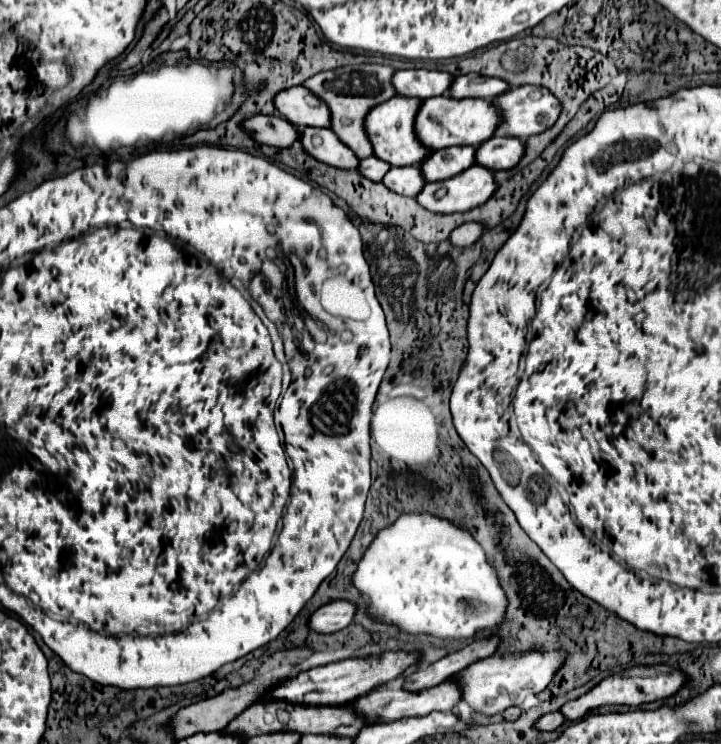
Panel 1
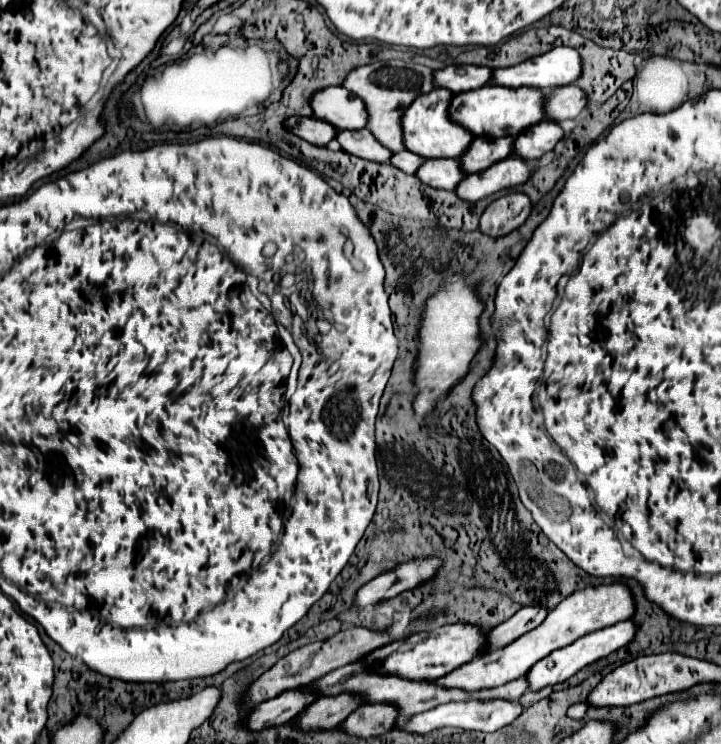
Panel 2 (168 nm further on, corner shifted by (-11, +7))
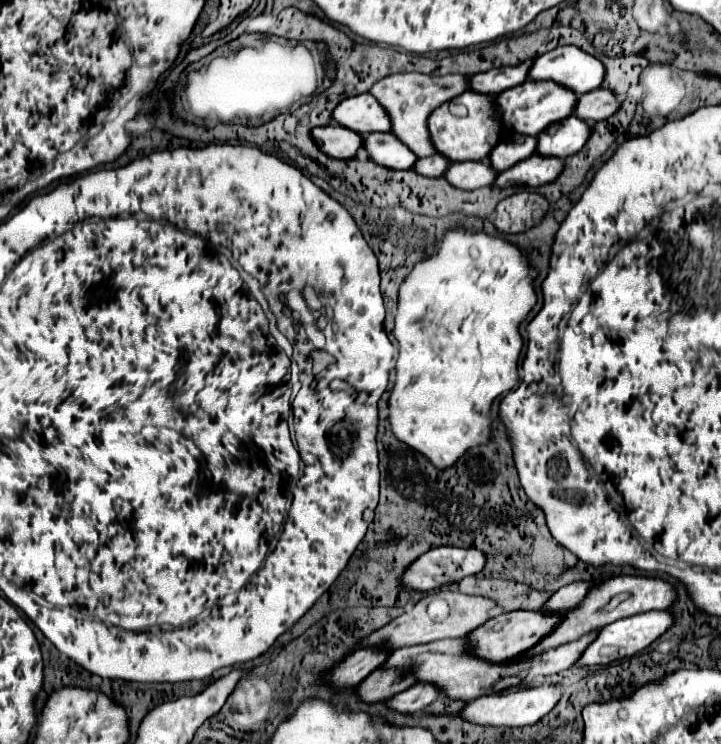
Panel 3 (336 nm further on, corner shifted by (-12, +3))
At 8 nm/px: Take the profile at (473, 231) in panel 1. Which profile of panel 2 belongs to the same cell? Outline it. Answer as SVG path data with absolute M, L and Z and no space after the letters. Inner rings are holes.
M511 192L493 200L481 216L479 230L489 236L505 236L519 228L531 214L531 200L523 192Z

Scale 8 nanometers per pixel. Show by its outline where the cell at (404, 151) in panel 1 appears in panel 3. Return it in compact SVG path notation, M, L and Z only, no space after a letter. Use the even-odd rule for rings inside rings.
M466 92L466 106L462 106L460 98L444 102L428 116L428 132L432 146L438 154L446 156L450 162L464 160L484 160L490 154L490 148L498 142L500 122L494 110L494 96Z

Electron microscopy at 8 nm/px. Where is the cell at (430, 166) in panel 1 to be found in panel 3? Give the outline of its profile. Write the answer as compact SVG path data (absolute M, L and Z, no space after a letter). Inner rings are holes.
M514 136L514 138L502 140L494 146L488 156L488 162L496 172L502 172L502 170L508 170L510 166L514 166L516 162L530 158L534 154L534 150L536 150L534 136L518 136L518 138Z

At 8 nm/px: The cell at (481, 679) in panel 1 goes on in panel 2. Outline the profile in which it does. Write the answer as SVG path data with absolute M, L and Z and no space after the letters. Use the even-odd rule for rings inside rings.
M623 620L623 622L617 622L613 626L607 626L607 628L601 628L601 630L595 630L591 634L585 634L583 638L579 638L577 642L565 646L565 648L559 648L555 650L553 654L549 654L547 658L539 660L529 672L527 672L527 678L529 678L529 690L541 690L545 686L553 686L557 682L565 682L567 678L571 678L575 672L579 672L581 668L585 668L587 664L593 664L595 660L599 658L605 658L613 652L617 652L619 648L627 646L635 634L637 634L639 626L635 624L635 620Z

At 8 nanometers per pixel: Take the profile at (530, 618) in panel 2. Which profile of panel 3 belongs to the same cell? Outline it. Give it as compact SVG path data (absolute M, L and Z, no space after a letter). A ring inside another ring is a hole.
M574 582L570 586L564 586L564 588L560 588L558 592L554 592L548 598L548 602L542 606L542 610L546 610L548 614L568 610L568 608L576 606L576 602L580 602L584 598L584 594L588 592L590 586L592 586L592 582Z

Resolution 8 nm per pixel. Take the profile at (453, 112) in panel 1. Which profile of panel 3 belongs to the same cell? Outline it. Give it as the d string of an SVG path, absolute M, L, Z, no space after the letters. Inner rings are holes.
M526 80L510 90L504 90L496 96L496 114L500 118L502 130L514 130L518 134L526 136L538 136L540 130L550 126L552 122L564 120L572 114L576 106L576 96L568 88L556 84L556 82L532 82Z

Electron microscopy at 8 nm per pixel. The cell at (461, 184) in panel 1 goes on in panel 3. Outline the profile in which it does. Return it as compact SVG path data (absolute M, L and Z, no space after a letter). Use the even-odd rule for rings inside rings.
M534 154L532 158L526 158L524 162L518 162L516 166L512 166L512 170L504 170L496 176L494 184L496 188L512 188L512 186L542 186L548 184L552 180L556 180L556 176L560 174L564 162L558 158L544 158Z

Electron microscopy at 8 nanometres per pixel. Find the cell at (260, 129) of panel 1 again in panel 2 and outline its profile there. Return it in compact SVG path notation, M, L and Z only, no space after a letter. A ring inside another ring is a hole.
M293 116L285 122L285 128L315 146L327 146L337 136L335 126L331 126L329 122L323 122L315 116L309 116L309 118Z

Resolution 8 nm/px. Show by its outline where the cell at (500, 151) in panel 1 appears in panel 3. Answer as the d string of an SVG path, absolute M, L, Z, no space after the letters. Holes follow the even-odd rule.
M572 114L564 118L564 122L554 122L552 126L548 126L538 134L536 154L568 158L584 146L588 134L590 126Z

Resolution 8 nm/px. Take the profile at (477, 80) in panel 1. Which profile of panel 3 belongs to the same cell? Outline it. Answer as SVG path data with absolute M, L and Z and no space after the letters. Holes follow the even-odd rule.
M576 46L554 48L540 58L534 58L528 72L532 80L552 80L566 86L576 96L582 96L602 84L604 66L590 54L584 54Z

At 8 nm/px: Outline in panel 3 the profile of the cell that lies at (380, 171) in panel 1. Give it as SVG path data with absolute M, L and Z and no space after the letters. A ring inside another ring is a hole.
M434 154L434 156L428 156L428 158L418 158L416 164L414 164L414 170L420 174L420 176L442 176L444 170L448 170L450 162L448 158L444 158L442 154Z

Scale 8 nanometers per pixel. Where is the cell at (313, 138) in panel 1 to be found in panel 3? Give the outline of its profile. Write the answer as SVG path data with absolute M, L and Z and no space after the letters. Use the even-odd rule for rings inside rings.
M390 132L368 134L364 138L364 150L372 162L390 170L408 170L416 162L416 156Z

